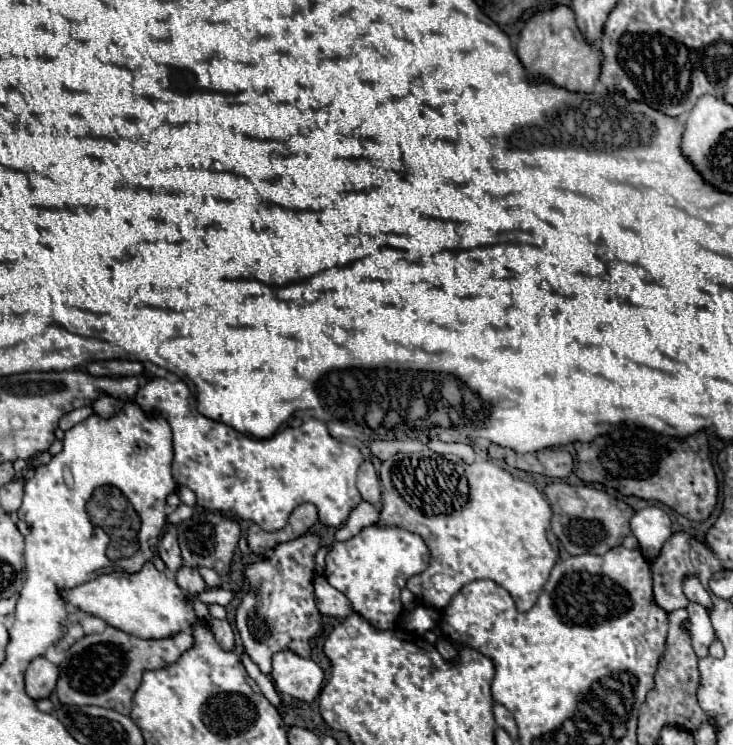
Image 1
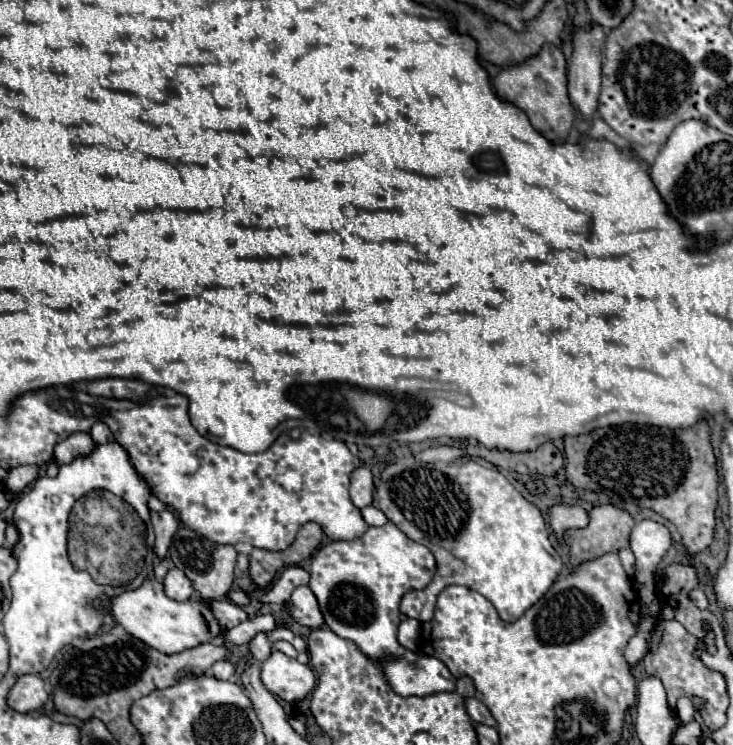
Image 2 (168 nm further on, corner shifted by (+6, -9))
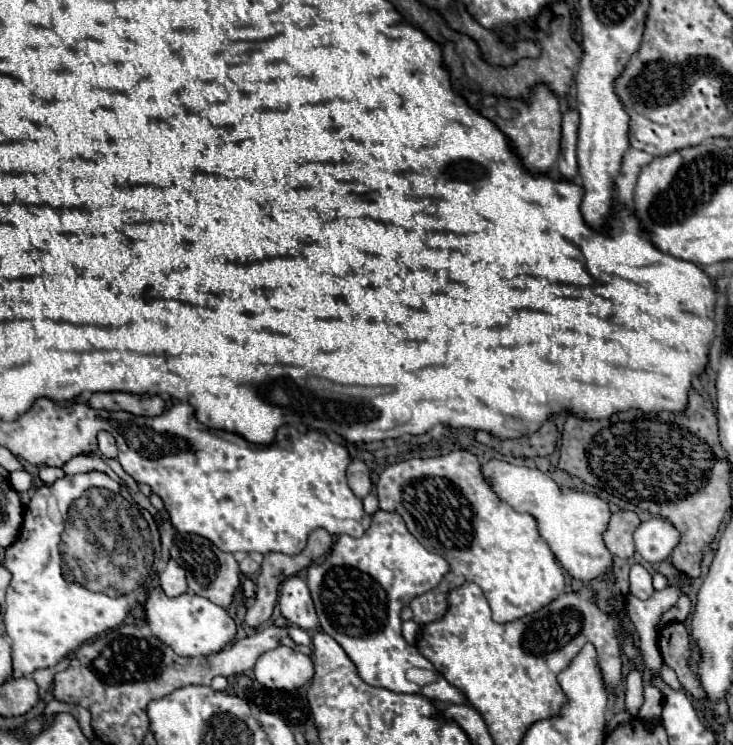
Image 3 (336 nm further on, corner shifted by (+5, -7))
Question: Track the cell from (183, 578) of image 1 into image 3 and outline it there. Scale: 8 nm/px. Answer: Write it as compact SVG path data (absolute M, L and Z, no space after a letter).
M169 559L165 571L159 575L161 579L161 589L169 595L169 597L177 597L183 595L187 591L187 581L185 581L185 571L177 565L175 559Z

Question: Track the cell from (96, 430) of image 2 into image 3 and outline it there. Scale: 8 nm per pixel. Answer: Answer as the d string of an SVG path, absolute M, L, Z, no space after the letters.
M101 431L97 435L97 441L99 441L99 451L109 457L109 459L115 459L117 457L117 445L115 445L115 439L107 433L107 431Z

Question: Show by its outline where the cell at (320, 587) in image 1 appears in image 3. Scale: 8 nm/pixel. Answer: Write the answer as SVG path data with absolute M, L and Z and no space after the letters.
M289 577L281 585L279 607L281 607L283 617L289 623L293 623L305 631L315 629L319 625L307 583L301 577Z

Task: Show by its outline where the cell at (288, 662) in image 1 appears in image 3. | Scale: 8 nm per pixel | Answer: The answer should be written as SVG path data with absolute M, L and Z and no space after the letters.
M289 647L265 651L255 663L255 679L269 689L297 689L313 677L313 663Z

